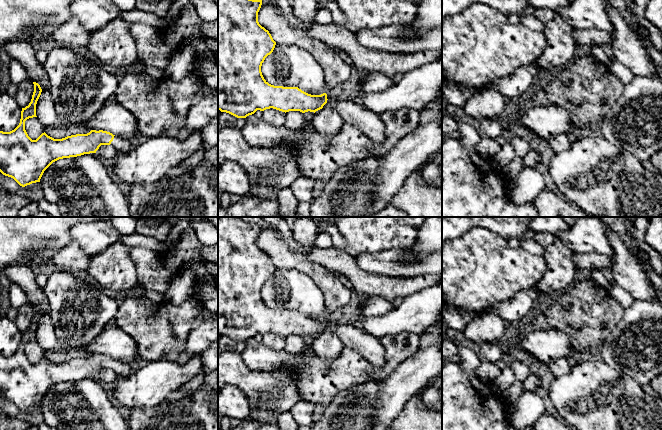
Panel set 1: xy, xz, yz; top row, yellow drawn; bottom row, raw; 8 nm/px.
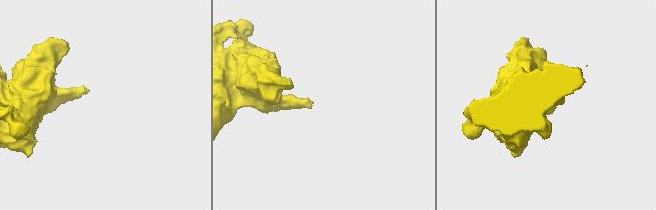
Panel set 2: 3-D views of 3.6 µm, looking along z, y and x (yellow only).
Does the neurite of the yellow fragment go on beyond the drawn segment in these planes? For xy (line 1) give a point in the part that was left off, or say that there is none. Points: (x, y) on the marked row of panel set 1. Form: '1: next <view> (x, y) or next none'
1: next xy (120, 144)

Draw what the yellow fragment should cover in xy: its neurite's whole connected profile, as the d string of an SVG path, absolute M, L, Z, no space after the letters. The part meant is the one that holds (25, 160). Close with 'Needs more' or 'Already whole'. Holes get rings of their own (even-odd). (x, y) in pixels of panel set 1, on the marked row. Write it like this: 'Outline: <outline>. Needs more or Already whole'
Outline: M36 82L31 102L22 108L19 125L10 132L0 131L0 172L13 178L20 186L25 187L32 183L40 182L44 171L55 161L63 158L77 157L84 154L96 153L101 145L111 145L118 152L129 152L137 143L130 142L121 137L115 136L103 130L91 130L87 134L76 134L62 139L54 139L45 132L36 140L32 140L26 130L25 121L36 116L36 104L41 95L42 89Z. Needs more

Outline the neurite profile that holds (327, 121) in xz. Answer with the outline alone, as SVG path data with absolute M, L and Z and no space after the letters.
M341 86L327 89L327 103L316 111L312 117L312 125L318 134L326 139L332 139L341 130L345 121L337 112L335 104L341 94Z

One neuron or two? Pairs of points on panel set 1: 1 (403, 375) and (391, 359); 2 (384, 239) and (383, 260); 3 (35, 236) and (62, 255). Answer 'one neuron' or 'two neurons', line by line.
1: two neurons
2: two neurons
3: two neurons

